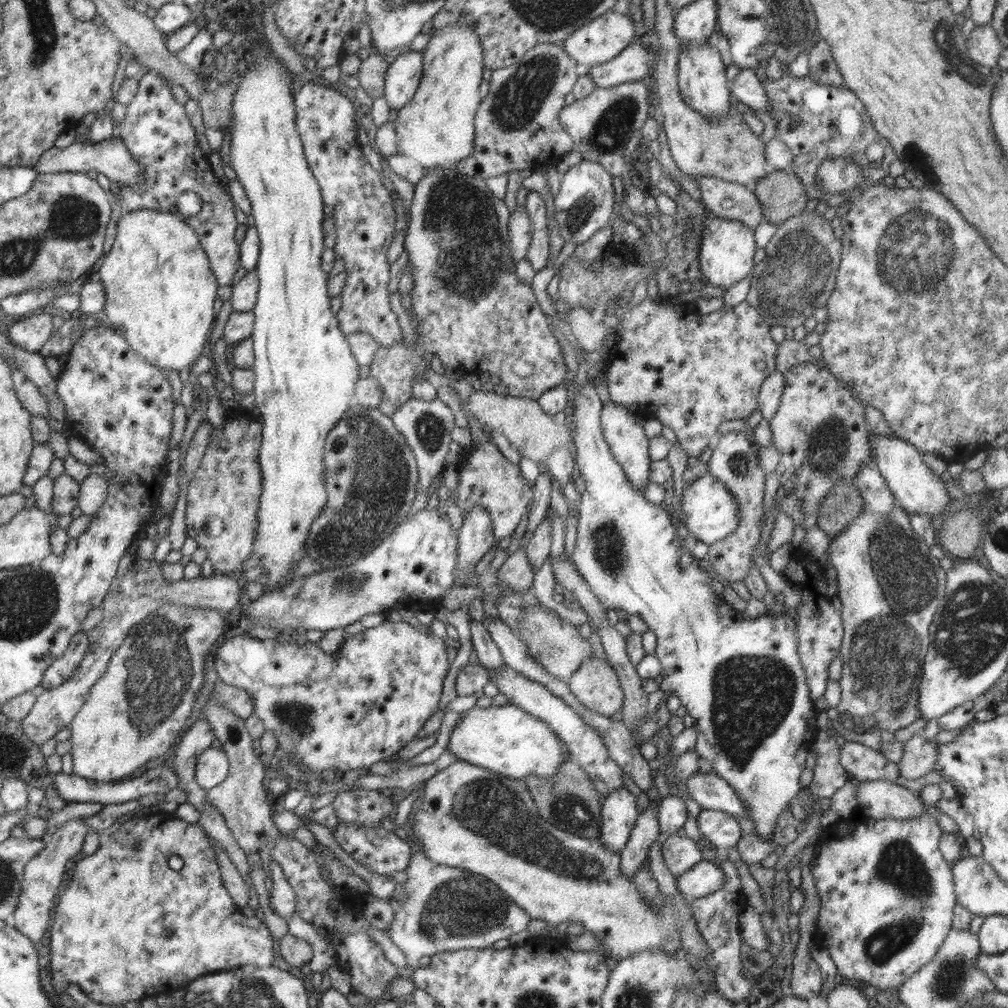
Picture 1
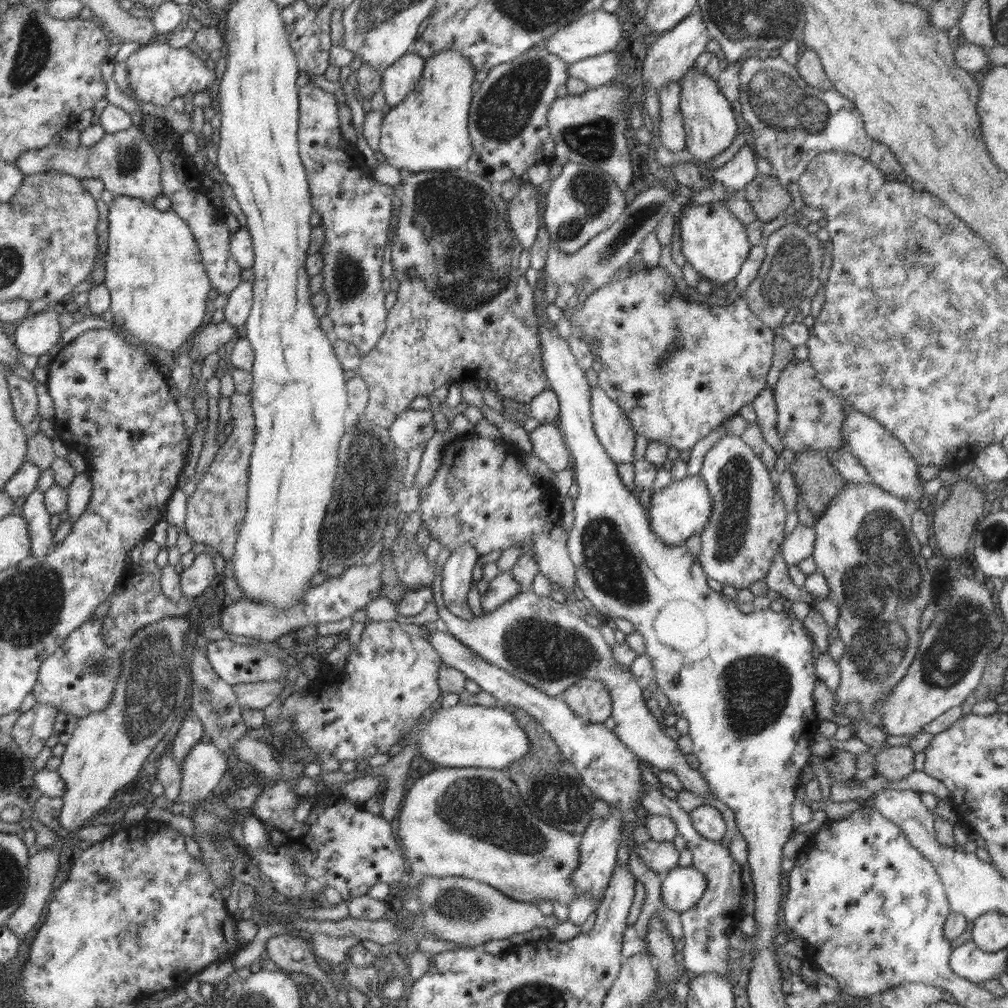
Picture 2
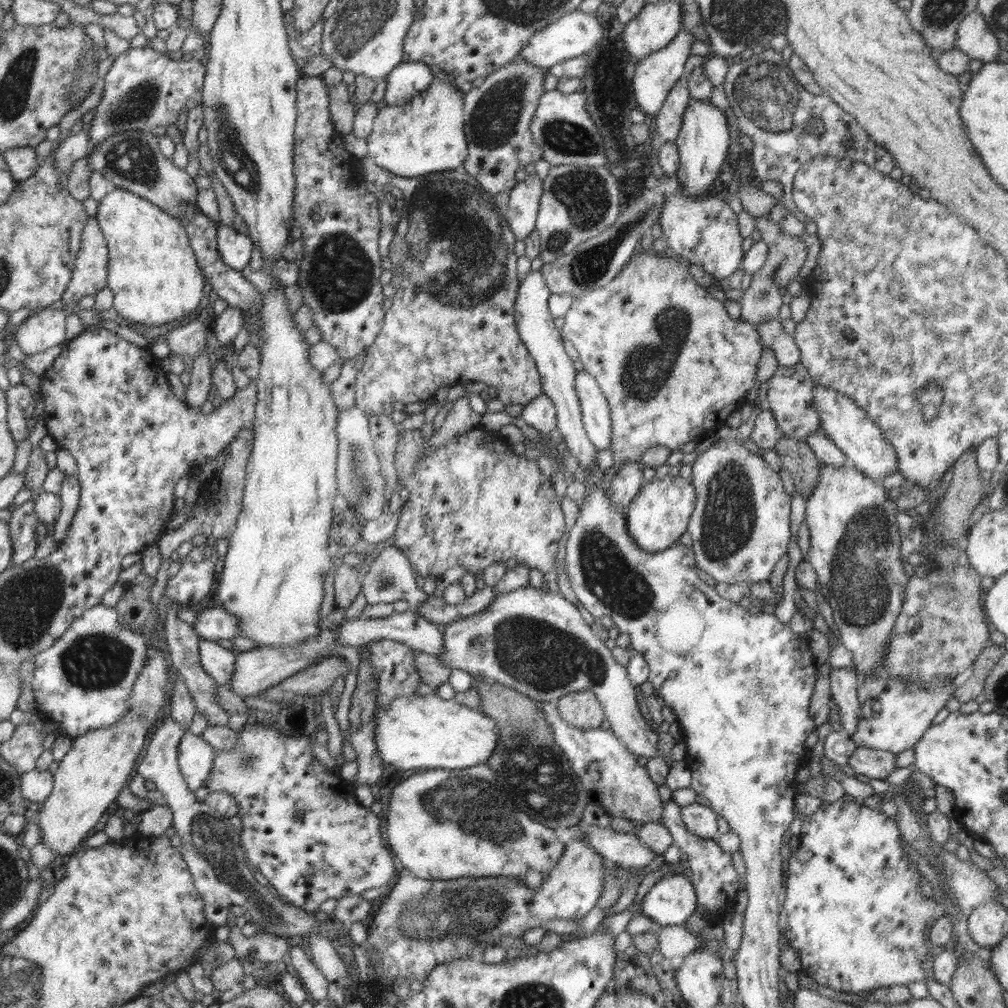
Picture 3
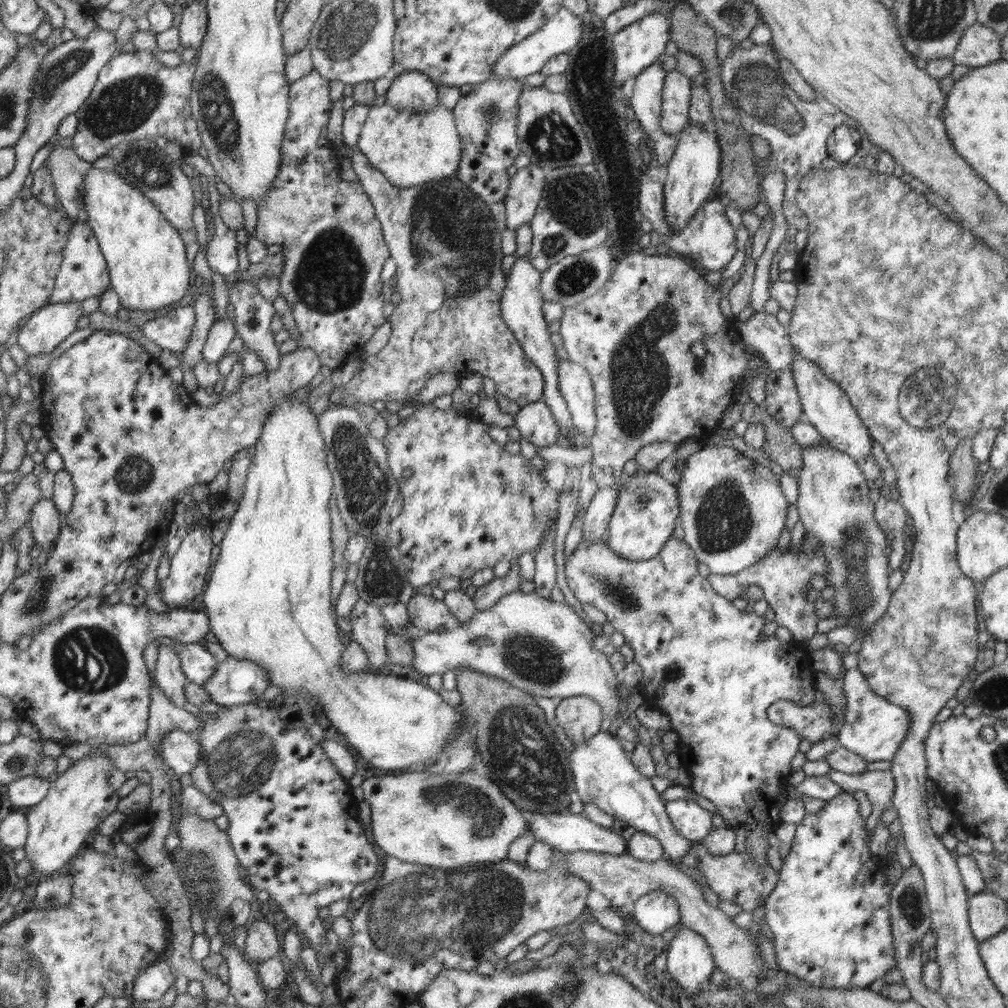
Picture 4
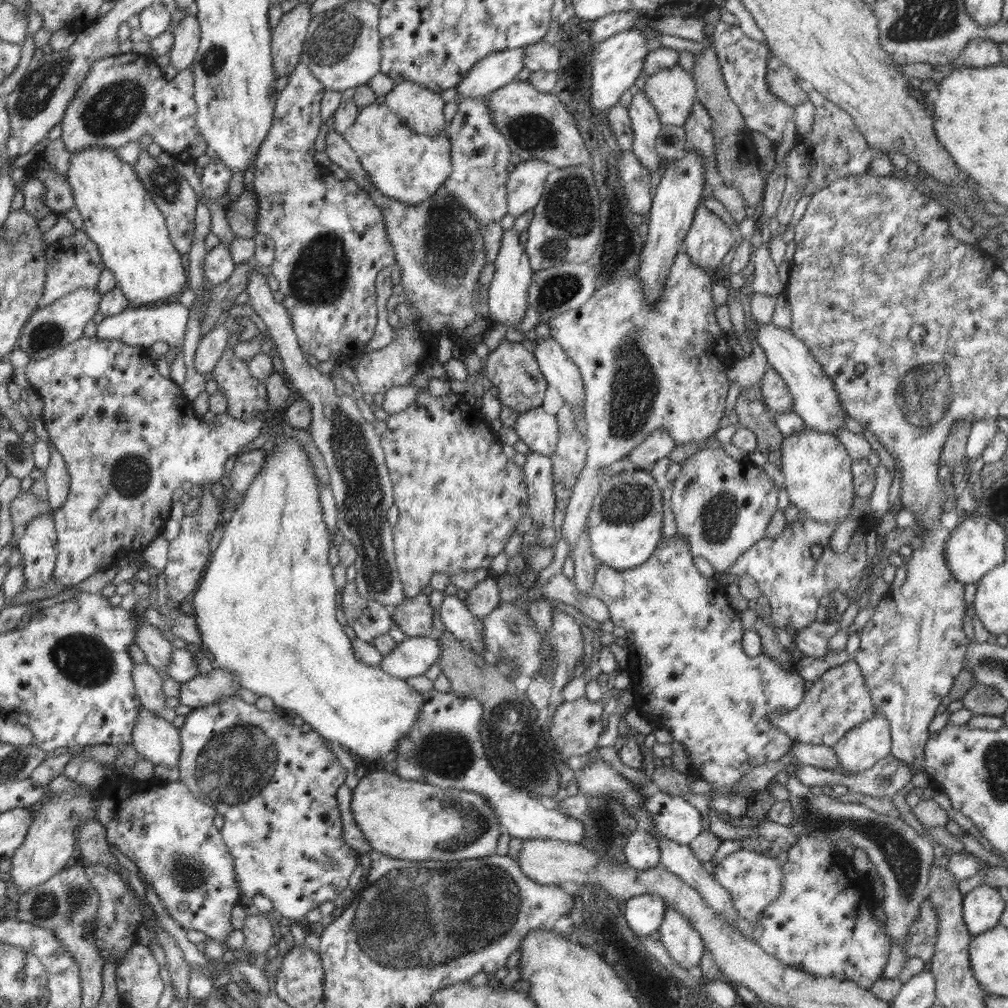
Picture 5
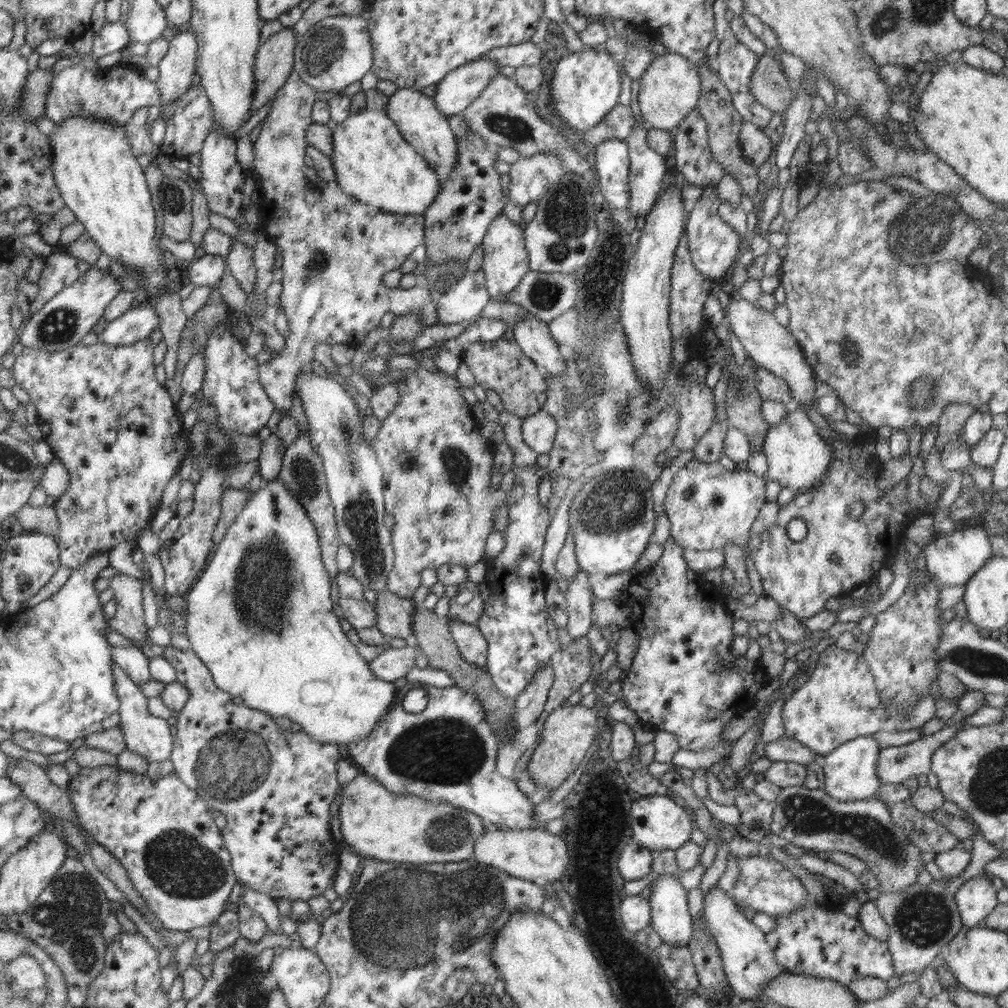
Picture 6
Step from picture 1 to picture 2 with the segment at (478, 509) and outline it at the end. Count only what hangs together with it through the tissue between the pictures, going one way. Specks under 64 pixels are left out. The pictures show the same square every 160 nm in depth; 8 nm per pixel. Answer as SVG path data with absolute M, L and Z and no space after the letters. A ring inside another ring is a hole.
M467 542L451 553L442 568L442 594L444 606L456 616L471 619L475 614L469 609L467 596L473 581L473 570L479 558L475 546Z

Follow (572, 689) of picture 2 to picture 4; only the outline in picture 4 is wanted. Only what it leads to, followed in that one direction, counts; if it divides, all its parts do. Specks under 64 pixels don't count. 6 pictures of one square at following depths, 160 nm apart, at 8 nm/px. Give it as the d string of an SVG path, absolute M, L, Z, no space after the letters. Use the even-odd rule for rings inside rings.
M578 696L563 698L555 708L557 724L564 728L573 744L580 744L600 732L604 718L597 700Z

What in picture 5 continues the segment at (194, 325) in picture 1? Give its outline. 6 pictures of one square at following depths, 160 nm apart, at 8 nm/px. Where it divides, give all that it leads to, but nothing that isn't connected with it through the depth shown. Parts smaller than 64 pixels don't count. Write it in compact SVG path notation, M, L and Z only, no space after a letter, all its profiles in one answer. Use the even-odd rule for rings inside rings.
M92 147L71 154L66 179L72 189L75 207L84 220L84 232L96 243L103 263L112 271L117 287L130 305L150 306L159 300L166 301L173 294L182 293L186 289L189 276L186 276L182 265L182 255L170 240L164 215L140 182L133 166L126 164L116 150Z

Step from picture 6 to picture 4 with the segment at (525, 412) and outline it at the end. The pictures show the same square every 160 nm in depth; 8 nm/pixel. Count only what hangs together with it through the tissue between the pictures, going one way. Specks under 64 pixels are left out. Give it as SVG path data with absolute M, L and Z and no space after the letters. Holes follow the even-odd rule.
M352 148L349 158L352 170L356 172L359 183L375 208L389 248L389 257L396 263L395 286L401 300L387 319L391 324L388 344L374 356L363 356L359 370L345 385L346 396L365 405L372 405L376 400L407 402L436 374L454 373L458 377L475 374L492 379L495 390L517 403L518 409L542 400L544 378L526 357L500 314L500 298L507 283L507 271L502 268L506 255L502 253L500 230L497 230L490 205L470 190L456 174L399 189L376 170L358 149Z

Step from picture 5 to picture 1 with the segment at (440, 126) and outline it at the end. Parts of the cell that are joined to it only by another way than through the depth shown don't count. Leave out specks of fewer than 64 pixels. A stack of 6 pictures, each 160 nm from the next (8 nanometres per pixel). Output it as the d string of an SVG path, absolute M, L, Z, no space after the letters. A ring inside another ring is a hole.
M406 50L389 63L385 74L385 100L391 109L399 111L410 103L423 75L423 53Z

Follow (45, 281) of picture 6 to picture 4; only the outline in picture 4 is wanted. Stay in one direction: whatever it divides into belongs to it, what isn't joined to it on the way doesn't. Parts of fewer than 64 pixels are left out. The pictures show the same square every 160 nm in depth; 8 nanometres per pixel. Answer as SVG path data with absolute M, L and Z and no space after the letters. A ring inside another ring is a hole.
M77 220L67 235L63 246L63 257L57 272L56 282L48 304L80 302L93 296L101 296L111 286L106 259L100 252L94 231L87 222Z

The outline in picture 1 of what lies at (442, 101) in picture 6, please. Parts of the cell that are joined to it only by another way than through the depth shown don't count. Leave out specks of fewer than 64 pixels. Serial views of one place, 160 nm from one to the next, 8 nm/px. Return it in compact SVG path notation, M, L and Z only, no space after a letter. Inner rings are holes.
M607 10L598 18L581 26L569 34L562 42L564 52L573 58L579 66L593 67L616 58L628 45L633 42L635 27L629 13L617 13Z

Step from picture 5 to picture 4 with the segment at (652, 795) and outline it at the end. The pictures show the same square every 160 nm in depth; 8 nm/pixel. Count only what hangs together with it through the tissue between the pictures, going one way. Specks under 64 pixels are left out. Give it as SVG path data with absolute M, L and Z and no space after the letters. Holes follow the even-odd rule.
M692 799L665 802L668 817L677 832L690 843L701 842L713 829L713 815Z

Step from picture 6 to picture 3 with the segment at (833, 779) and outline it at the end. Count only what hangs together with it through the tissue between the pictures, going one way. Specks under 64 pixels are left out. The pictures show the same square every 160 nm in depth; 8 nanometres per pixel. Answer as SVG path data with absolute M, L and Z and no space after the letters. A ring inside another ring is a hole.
M884 676L860 678L857 688L860 720L856 732L850 736L854 744L857 747L889 750L894 754L913 749L936 714L946 706L953 681L954 678L937 678L931 684L923 684L900 676L892 679Z

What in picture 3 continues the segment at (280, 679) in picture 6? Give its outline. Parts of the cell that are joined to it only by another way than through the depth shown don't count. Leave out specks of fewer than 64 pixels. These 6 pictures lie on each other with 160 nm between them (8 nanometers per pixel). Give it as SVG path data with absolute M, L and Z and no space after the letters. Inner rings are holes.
M272 290L266 295L262 295L262 311L260 311L260 338L262 338L260 354L260 371L256 378L257 401L255 406L255 419L252 422L253 432L253 449L248 457L245 474L245 489L243 492L242 510L237 516L235 531L229 536L227 552L224 561L224 570L220 576L220 580L216 583L214 594L215 599L219 602L221 608L225 608L228 612L235 614L240 621L241 636L250 638L257 644L255 648L274 647L274 646L294 646L303 640L314 638L321 633L318 626L318 611L324 596L324 581L327 573L332 569L330 557L333 549L330 545L331 526L333 525L332 509L339 502L339 492L337 490L337 454L338 454L338 435L336 435L336 426L338 426L337 418L339 408L331 397L329 385L322 381L324 373L316 371L310 365L310 350L312 346L304 340L305 332L298 330L293 322L294 314L291 313L286 296L280 290ZM422 690L411 697L396 697L384 708L375 706L375 743L383 764L394 766L399 771L412 769L456 770L476 766L487 761L500 743L499 728L495 720L478 709L472 709L456 703L453 699L445 700L436 691Z

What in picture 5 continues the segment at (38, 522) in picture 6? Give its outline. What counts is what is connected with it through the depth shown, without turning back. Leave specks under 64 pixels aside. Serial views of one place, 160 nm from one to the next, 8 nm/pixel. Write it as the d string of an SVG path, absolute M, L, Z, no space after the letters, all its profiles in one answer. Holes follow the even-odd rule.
M20 491L19 495L11 502L9 510L13 533L18 540L28 523L39 514L51 512L51 506L48 501L40 501L29 491Z

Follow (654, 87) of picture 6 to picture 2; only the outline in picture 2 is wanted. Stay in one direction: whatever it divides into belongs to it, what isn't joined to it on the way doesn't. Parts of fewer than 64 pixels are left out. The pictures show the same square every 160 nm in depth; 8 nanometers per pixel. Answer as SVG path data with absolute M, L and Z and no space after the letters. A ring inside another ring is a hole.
M678 81L664 84L658 95L660 140L669 151L680 152L686 146L686 133L680 108L680 84Z

